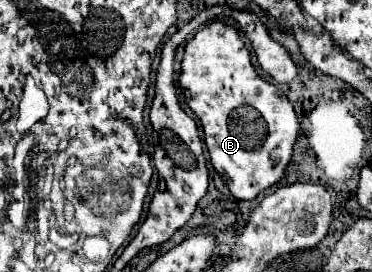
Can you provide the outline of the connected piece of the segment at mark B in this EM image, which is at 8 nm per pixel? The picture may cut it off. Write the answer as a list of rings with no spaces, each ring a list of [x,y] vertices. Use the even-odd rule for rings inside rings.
[[[213,21],[187,39],[185,55],[181,61],[179,85],[183,87],[187,105],[203,125],[211,163],[215,171],[221,175],[221,179],[227,183],[233,197],[251,201],[259,193],[267,191],[283,179],[285,169],[291,161],[293,145],[301,133],[299,119],[285,93],[277,85],[271,85],[257,75],[251,63],[251,53],[241,41],[239,29],[235,25]]]

